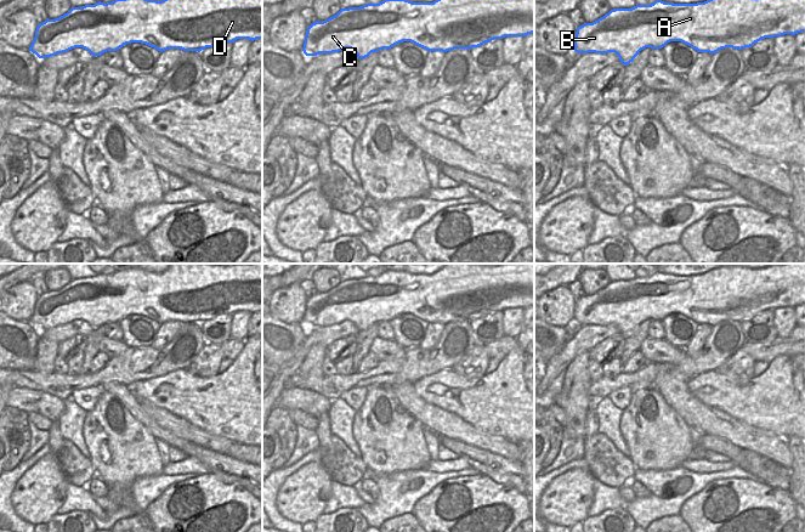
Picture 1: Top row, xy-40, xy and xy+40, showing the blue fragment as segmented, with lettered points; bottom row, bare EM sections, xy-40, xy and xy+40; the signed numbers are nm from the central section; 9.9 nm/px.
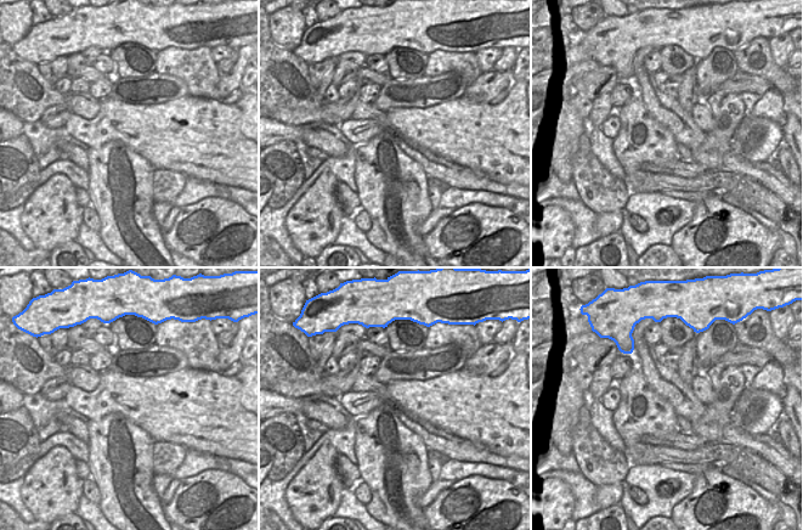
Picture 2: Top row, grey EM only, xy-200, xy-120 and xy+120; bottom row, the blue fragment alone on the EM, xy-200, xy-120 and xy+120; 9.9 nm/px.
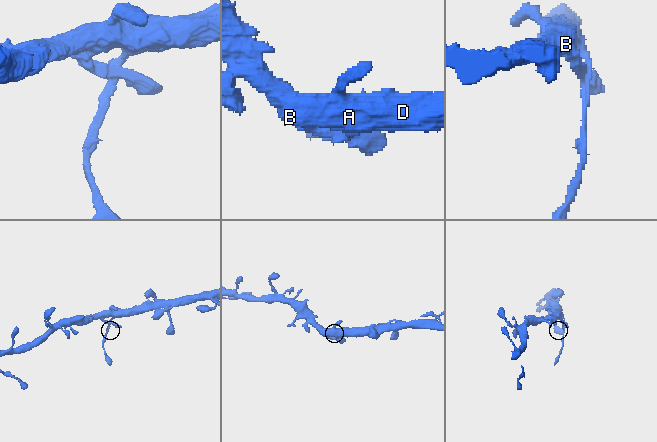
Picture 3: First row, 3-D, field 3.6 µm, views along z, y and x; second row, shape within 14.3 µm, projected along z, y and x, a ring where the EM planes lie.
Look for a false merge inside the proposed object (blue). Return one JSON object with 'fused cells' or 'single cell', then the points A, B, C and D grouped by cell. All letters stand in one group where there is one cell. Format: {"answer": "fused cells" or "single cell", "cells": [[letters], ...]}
{"answer": "single cell", "cells": [["A", "B", "C", "D"]]}

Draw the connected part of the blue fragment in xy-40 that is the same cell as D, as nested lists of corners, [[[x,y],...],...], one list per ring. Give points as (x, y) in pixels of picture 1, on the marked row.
[[[114,0],[107,4],[98,1],[95,5],[72,7],[63,16],[47,18],[38,24],[29,51],[39,58],[46,58],[83,47],[96,57],[107,51],[118,51],[126,44],[141,43],[160,52],[168,49],[200,52],[219,43],[233,43],[237,39],[262,39],[262,0]]]

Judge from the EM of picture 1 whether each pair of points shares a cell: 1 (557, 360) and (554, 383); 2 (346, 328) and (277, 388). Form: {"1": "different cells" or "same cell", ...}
{"1": "same cell", "2": "same cell"}

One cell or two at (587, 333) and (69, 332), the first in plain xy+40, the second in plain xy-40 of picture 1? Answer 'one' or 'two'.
one

